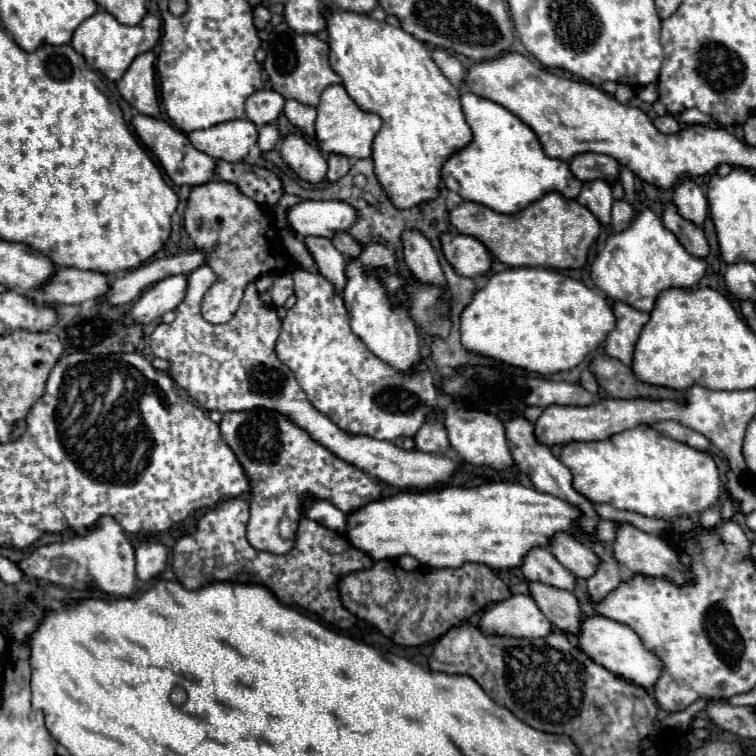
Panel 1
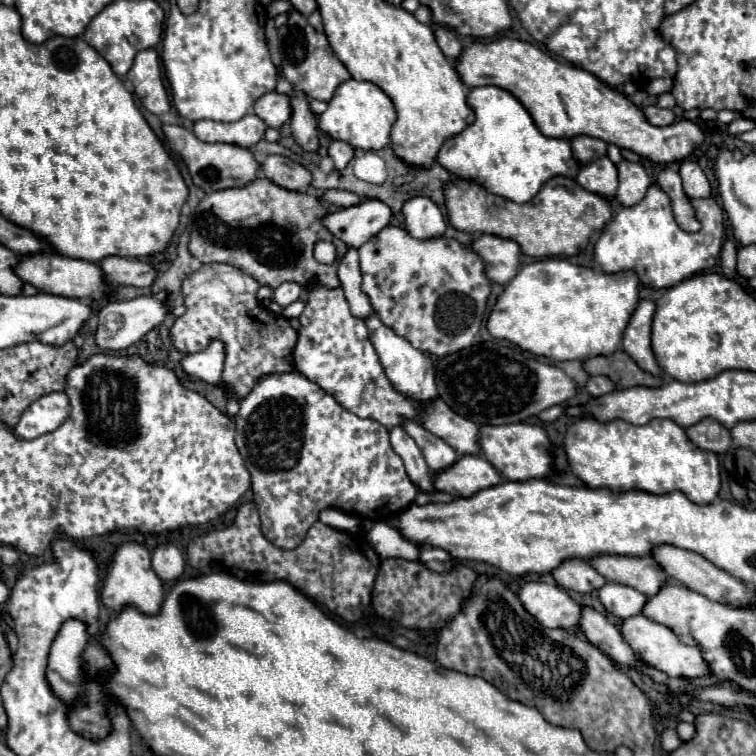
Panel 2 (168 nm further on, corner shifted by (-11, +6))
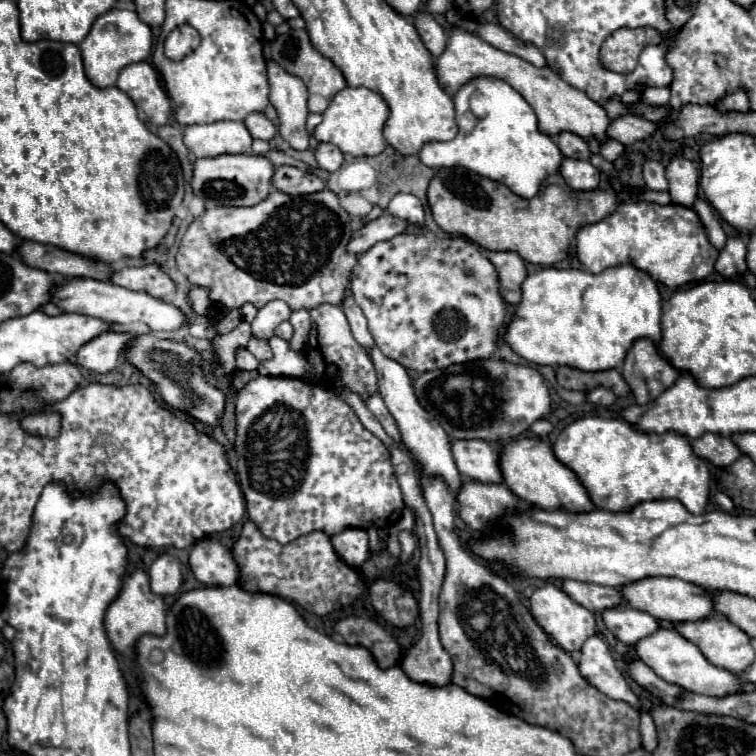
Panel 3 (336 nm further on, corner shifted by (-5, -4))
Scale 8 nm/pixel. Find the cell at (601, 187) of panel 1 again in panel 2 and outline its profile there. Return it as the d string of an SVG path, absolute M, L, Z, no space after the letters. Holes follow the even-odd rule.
M602 157L598 161L582 165L576 181L586 191L612 201L618 189L618 167L608 157Z

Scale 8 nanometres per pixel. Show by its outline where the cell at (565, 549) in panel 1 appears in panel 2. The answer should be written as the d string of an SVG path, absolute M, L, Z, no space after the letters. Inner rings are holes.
M600 553L590 559L590 565L608 581L630 585L644 595L658 593L660 585L668 581L668 575L660 569L660 565L648 557L612 557L608 553Z

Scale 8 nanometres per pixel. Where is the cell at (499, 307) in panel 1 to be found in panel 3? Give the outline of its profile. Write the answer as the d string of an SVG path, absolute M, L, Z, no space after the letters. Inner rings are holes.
M634 265L608 267L594 275L582 269L554 269L546 267L526 277L522 283L522 301L516 307L514 319L506 331L506 343L526 361L536 365L568 365L580 371L606 371L624 363L628 349L638 339L650 339L658 343L662 297L656 281Z

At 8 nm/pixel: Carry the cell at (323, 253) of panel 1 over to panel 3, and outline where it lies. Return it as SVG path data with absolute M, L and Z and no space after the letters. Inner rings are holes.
M344 299L342 309L344 309L346 317L348 317L348 323L350 323L350 329L352 329L354 339L356 339L366 351L370 351L370 349L374 347L374 339L372 339L372 335L370 335L370 331L368 331L368 327L366 327L366 317L362 315L362 309L354 303L354 299Z

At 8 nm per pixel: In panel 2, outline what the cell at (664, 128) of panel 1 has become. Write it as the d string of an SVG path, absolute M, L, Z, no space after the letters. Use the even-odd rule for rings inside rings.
M644 107L642 109L646 119L652 123L652 125L658 125L658 127L666 127L666 125L672 125L676 121L676 115L672 109L660 109L660 107Z

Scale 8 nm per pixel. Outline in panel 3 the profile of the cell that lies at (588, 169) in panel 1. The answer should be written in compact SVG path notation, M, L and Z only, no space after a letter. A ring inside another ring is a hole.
M562 131L556 135L556 143L558 143L558 149L562 151L564 157L576 157L576 159L588 159L590 157L588 143L576 133Z

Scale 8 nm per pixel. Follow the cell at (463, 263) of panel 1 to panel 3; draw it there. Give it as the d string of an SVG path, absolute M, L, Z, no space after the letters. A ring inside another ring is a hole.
M492 253L490 261L494 263L498 275L500 275L500 283L502 283L502 297L506 299L506 303L510 305L518 305L522 299L522 281L526 279L526 263L518 253Z

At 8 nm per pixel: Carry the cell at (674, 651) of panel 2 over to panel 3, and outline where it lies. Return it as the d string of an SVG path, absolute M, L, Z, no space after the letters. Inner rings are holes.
M658 629L654 635L650 635L650 639L642 639L642 643L634 645L638 651L638 657L662 679L666 679L668 683L680 685L686 691L698 693L698 695L706 695L706 697L726 697L726 695L734 695L734 693L742 693L744 681L740 679L740 675L716 667L712 665L700 651L700 647L692 641L688 641L686 637L682 637L678 631L674 629Z

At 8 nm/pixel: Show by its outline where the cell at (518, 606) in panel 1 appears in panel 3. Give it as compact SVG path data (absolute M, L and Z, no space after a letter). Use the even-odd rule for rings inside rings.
M546 583L542 585L540 589L536 589L530 597L530 603L532 603L532 615L534 619L538 621L538 625L548 633L552 635L560 647L564 651L580 651L582 643L592 637L596 633L596 617L592 611L584 609L582 605L578 605L576 601L572 601L560 587L556 587L554 583Z

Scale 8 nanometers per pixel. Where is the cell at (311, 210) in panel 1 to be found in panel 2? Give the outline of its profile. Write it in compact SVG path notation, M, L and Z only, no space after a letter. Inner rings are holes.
M366 199L352 207L338 207L324 215L324 227L346 245L360 247L390 223L392 211L378 199Z

